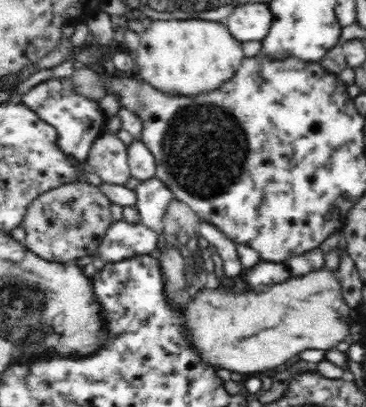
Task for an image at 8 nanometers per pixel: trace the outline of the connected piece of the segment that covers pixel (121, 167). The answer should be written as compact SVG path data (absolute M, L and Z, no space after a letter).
M106 133L94 140L87 162L103 182L125 185L130 180L127 146L117 135Z

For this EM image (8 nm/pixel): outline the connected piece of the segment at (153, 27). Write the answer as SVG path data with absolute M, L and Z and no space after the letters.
M149 21L139 37L139 45L130 51L130 55L138 64L140 78L170 95L196 96L214 91L234 76L244 58L242 44L238 44L242 41L226 32L226 25L216 21Z

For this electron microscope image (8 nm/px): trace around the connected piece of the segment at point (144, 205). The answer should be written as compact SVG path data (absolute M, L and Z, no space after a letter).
M155 176L141 181L133 190L136 195L134 206L140 215L140 223L162 235L163 216L173 199L172 191Z

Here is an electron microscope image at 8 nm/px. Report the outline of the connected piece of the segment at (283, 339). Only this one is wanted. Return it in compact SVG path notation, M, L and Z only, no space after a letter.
M168 248L160 256L160 264L165 278L165 293L169 302L173 302L175 306L179 306L185 312L185 323L191 332L193 347L200 353L202 361L208 362L214 366L214 369L225 368L236 373L256 375L256 372L270 370L270 368L284 364L292 356L299 355L302 350L312 348L312 350L334 352L334 348L349 336L348 312L350 312L350 308L342 300L340 284L328 268L320 268L318 271L292 278L282 284L274 284L260 294L254 294L254 292L234 294L234 292L228 292L226 288L218 288L218 290L202 290L194 298L186 300L186 298L182 298L182 292L186 286L184 267L191 268L190 260L182 257L178 248Z

